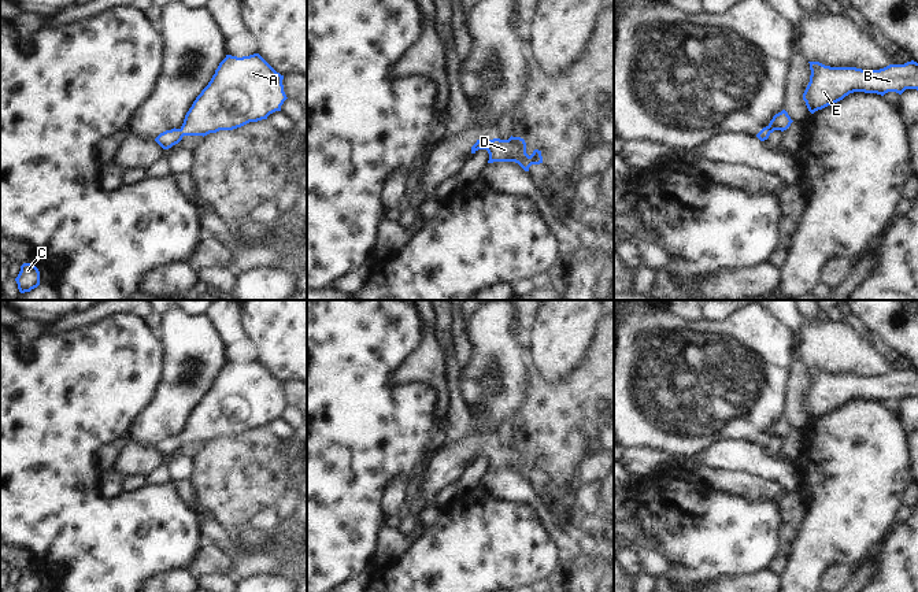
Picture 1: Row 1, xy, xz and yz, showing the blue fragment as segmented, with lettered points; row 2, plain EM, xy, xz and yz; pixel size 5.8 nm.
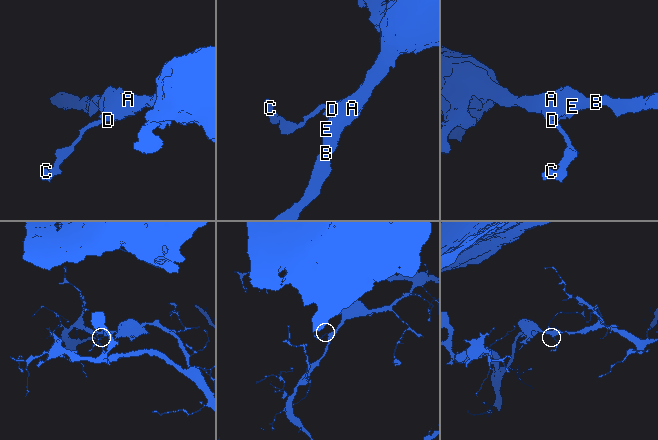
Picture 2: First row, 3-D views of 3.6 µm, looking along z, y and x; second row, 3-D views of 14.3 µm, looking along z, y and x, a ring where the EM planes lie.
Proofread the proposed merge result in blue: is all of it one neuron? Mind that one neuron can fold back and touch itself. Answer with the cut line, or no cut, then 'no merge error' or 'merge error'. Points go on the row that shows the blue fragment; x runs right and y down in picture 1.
no cut; no merge error

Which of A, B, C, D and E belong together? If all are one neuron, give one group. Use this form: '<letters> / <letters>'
A B C D E

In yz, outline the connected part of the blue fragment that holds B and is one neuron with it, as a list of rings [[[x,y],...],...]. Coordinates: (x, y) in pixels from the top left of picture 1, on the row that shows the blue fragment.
[[[819,62],[810,63],[810,82],[803,100],[811,114],[832,106],[854,92],[888,92],[902,95],[906,89],[918,90],[918,63],[889,64],[880,70],[862,70],[856,67],[830,67]]]

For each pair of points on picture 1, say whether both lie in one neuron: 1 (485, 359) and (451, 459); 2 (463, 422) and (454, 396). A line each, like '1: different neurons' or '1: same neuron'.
1: same neuron
2: same neuron

